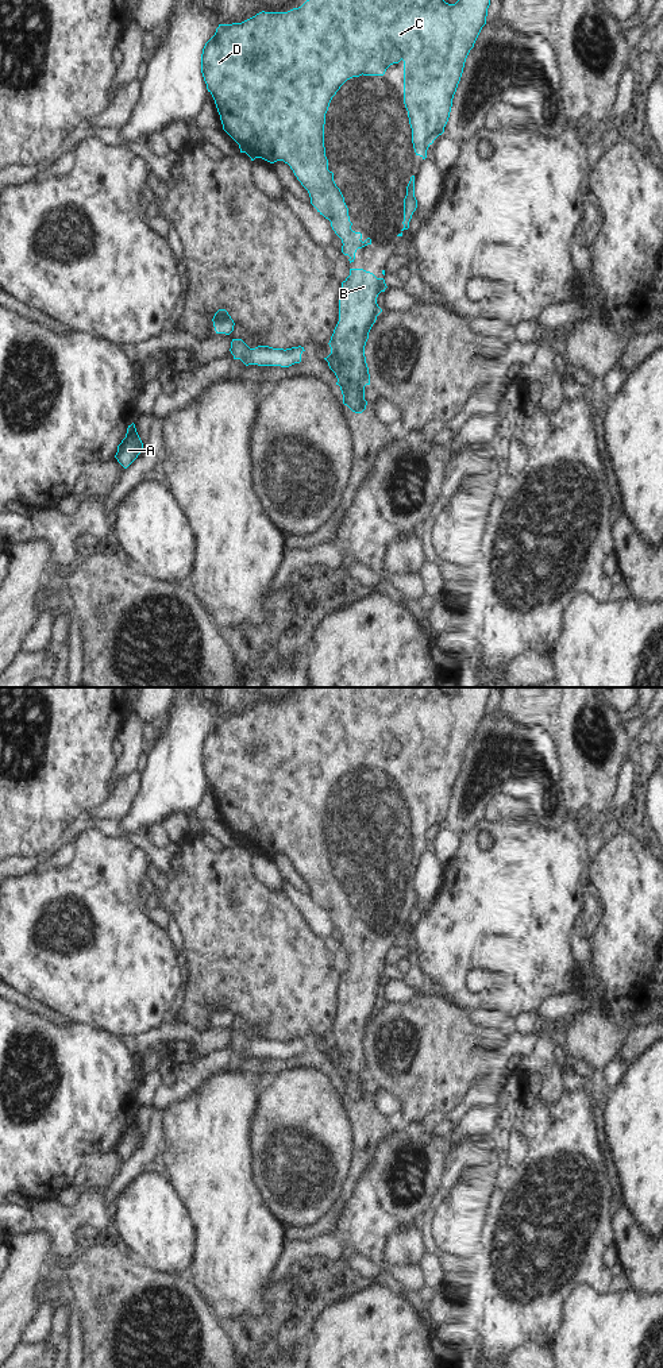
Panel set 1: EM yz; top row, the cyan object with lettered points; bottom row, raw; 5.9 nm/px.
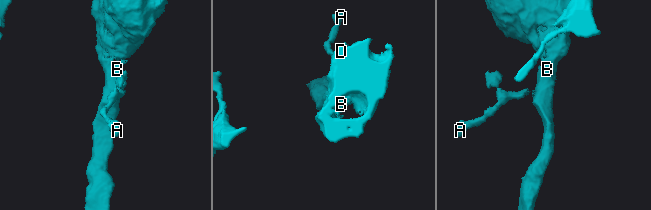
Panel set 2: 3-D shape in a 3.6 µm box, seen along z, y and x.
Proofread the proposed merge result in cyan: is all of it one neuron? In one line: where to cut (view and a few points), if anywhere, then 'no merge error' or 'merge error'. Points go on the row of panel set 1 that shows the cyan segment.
cut in yz along (331, 354), (330, 367); merge error

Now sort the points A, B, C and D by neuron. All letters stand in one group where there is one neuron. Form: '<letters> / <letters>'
A / B C D

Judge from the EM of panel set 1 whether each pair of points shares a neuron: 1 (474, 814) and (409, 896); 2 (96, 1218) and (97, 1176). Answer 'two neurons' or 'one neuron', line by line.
1: two neurons
2: two neurons

